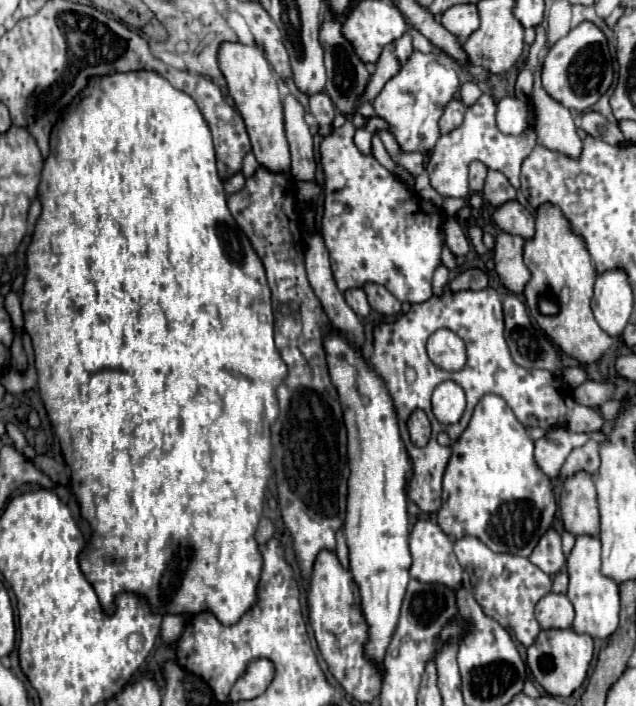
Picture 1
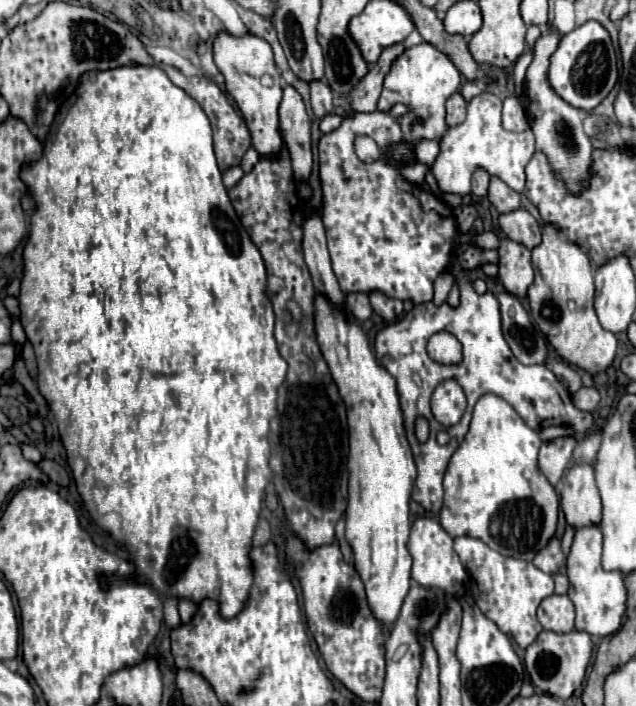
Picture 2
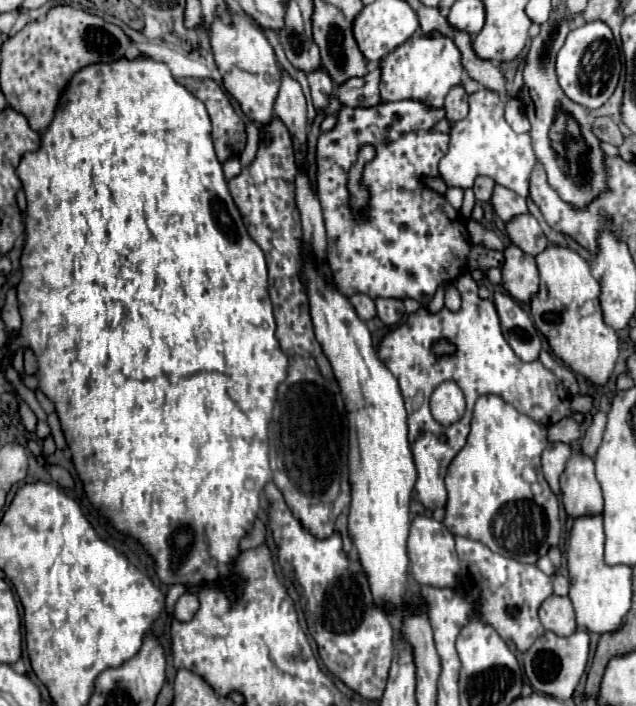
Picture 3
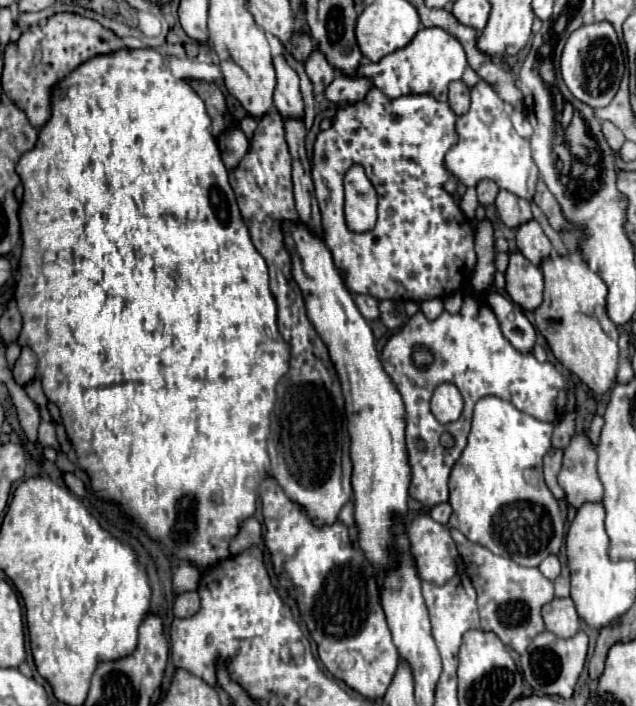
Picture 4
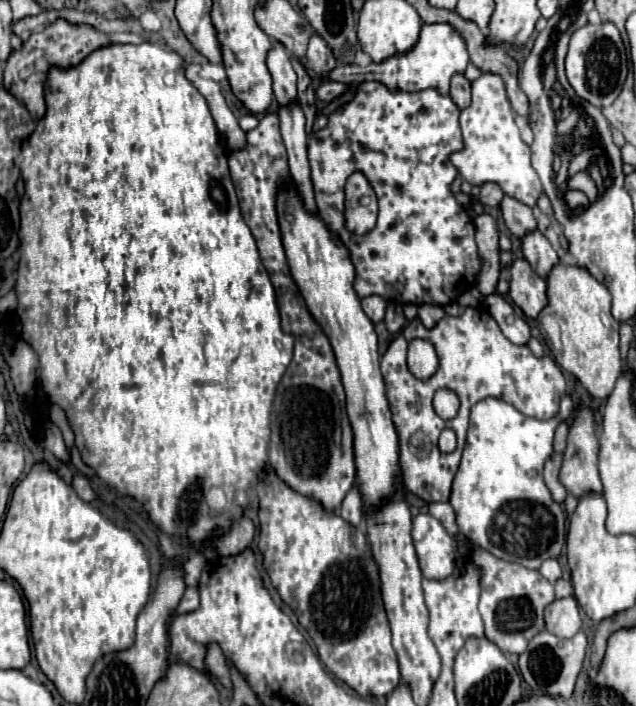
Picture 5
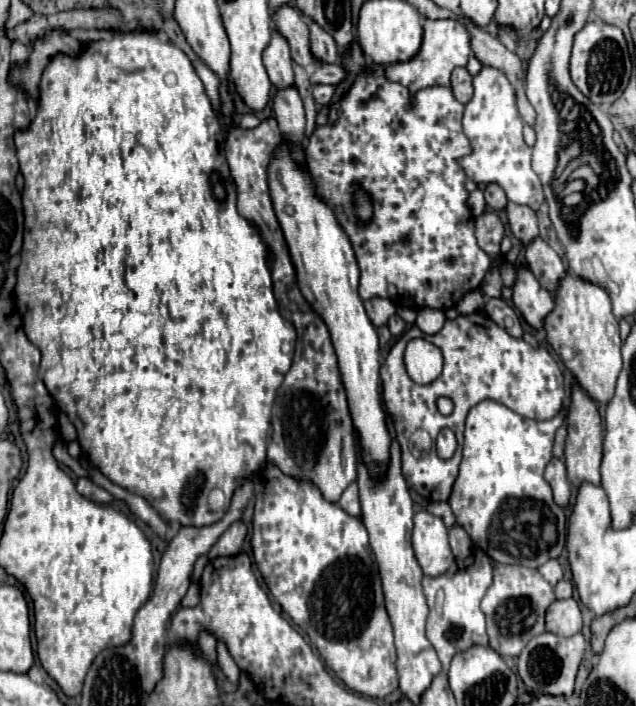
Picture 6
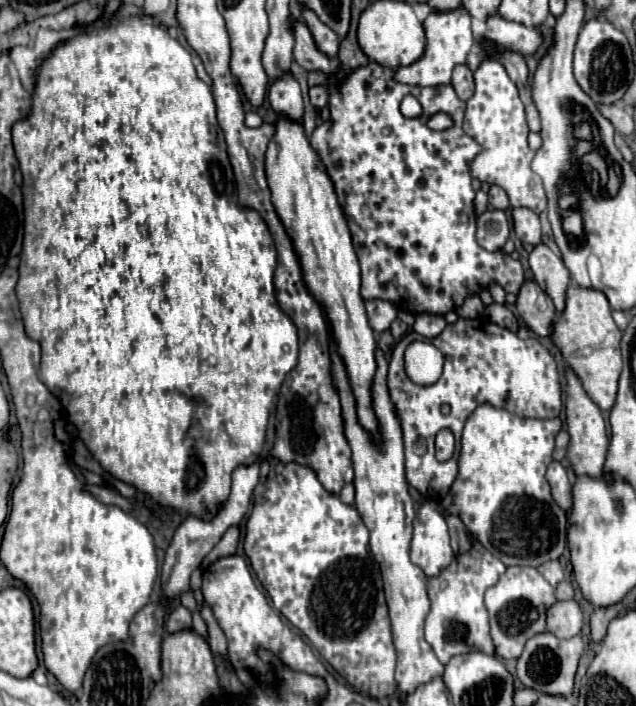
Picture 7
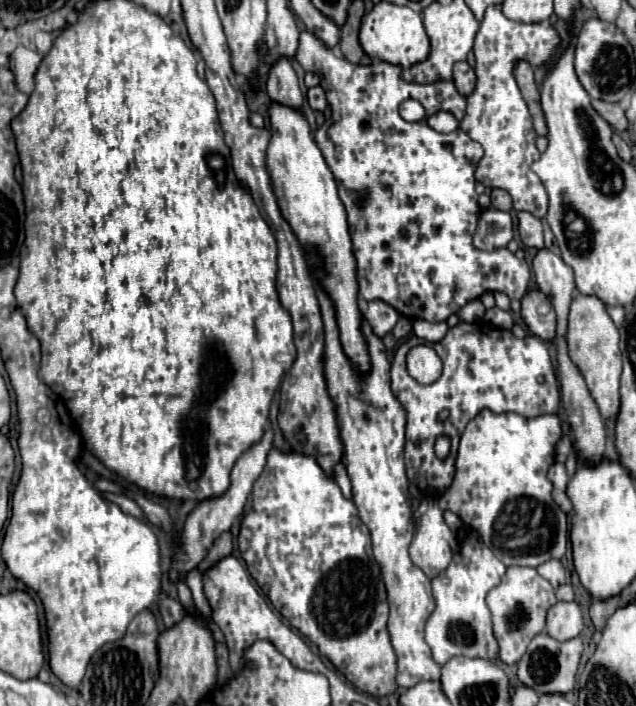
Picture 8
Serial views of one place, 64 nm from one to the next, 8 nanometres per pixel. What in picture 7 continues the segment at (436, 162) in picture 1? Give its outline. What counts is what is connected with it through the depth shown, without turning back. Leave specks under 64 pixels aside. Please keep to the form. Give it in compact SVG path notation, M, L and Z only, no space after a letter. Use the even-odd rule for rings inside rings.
M486 56L480 68L474 72L476 92L466 102L466 116L464 116L464 130L470 138L480 144L480 154L468 164L470 176L486 182L496 184L506 190L512 206L524 206L540 214L546 208L546 194L542 188L542 180L538 174L530 170L530 162L534 158L534 150L528 146L528 126L524 118L524 106L518 96L518 88L508 78L504 66L494 58Z

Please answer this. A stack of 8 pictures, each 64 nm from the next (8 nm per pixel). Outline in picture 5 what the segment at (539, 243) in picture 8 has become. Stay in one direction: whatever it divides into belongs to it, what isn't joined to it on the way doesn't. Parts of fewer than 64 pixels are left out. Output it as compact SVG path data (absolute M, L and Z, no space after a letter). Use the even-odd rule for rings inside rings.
M504 196L502 202L500 202L500 210L502 210L504 224L518 238L522 238L526 232L530 232L530 230L536 228L536 220L534 220L532 208L526 206L526 204L522 204L522 202L518 202L516 198Z

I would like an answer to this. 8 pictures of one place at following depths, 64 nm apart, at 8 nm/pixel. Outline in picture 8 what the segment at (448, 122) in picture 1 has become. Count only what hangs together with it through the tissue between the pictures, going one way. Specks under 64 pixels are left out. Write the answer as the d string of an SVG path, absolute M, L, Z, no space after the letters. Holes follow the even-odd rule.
M456 62L454 64L454 86L462 96L470 96L474 92L476 74L468 62Z

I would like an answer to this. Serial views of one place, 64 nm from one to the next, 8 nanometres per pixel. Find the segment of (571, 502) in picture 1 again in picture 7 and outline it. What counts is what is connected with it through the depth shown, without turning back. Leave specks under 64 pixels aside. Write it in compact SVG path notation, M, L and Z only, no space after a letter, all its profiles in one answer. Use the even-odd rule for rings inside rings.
M570 368L566 372L566 426L568 426L568 434L570 434L568 460L570 460L574 474L600 478L602 466L606 460L606 450L608 450L606 424L604 424L600 408L590 400L590 396L582 388L582 382L578 380L578 376Z

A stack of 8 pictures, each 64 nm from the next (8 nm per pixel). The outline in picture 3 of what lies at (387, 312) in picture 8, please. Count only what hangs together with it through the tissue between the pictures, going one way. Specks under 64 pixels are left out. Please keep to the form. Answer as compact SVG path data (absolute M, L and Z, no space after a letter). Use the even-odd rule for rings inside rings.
M354 294L348 300L354 306L358 318L362 318L364 322L376 316L376 306L374 306L374 300L370 296L366 296L366 294Z

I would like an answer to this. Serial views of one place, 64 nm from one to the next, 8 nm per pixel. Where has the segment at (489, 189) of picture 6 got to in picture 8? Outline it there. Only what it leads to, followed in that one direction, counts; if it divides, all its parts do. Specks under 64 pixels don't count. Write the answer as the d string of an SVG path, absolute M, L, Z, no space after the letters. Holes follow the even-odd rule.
M494 188L492 194L490 194L490 198L492 198L492 206L494 208L504 210L504 212L510 212L512 210L512 198L510 198L510 194L506 190Z

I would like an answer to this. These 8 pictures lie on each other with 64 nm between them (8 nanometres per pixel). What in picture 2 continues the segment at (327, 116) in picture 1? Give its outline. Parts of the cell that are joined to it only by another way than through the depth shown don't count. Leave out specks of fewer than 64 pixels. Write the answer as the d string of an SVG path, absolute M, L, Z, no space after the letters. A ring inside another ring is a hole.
M324 80L310 84L310 102L316 118L324 118L332 112L332 90Z

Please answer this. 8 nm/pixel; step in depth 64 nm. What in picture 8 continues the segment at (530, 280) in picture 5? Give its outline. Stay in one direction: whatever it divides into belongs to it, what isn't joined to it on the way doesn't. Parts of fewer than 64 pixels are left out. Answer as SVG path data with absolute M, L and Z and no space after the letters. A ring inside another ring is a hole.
M528 290L520 302L520 314L530 332L542 340L552 340L556 336L556 312L546 294L540 290Z

